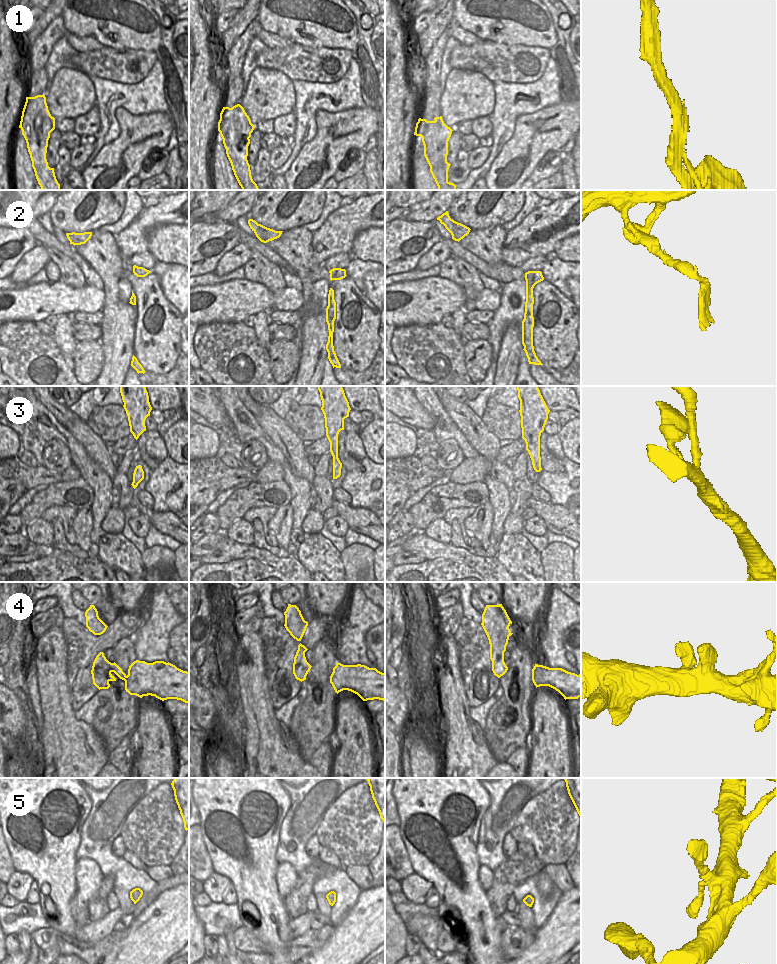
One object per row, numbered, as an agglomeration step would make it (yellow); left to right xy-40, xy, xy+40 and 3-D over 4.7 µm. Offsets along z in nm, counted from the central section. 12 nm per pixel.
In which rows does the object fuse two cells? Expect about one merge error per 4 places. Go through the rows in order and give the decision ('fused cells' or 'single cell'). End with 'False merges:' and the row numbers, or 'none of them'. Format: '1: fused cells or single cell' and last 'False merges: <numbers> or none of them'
1: fused cells
2: fused cells
3: single cell
4: single cell
5: single cell
False merges: 1, 2

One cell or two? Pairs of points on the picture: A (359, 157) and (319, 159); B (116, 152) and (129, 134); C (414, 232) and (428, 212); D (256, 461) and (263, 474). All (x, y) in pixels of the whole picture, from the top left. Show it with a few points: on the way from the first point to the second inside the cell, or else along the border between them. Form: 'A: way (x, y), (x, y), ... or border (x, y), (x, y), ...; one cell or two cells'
A: border (347, 154), (333, 177); two cells
B: way (120, 148), (129, 138); one cell
C: border (403, 216), (409, 220), (433, 221); two cells
D: border (269, 460), (255, 472); two cells

